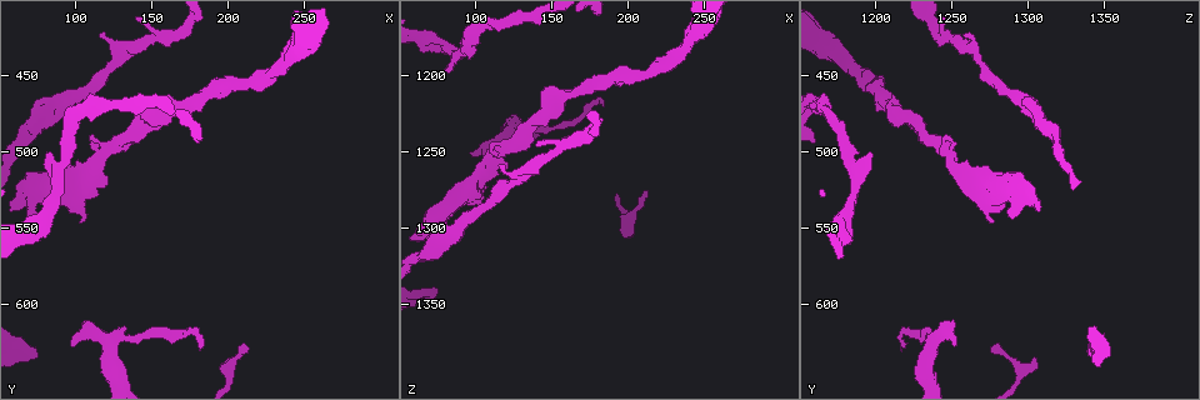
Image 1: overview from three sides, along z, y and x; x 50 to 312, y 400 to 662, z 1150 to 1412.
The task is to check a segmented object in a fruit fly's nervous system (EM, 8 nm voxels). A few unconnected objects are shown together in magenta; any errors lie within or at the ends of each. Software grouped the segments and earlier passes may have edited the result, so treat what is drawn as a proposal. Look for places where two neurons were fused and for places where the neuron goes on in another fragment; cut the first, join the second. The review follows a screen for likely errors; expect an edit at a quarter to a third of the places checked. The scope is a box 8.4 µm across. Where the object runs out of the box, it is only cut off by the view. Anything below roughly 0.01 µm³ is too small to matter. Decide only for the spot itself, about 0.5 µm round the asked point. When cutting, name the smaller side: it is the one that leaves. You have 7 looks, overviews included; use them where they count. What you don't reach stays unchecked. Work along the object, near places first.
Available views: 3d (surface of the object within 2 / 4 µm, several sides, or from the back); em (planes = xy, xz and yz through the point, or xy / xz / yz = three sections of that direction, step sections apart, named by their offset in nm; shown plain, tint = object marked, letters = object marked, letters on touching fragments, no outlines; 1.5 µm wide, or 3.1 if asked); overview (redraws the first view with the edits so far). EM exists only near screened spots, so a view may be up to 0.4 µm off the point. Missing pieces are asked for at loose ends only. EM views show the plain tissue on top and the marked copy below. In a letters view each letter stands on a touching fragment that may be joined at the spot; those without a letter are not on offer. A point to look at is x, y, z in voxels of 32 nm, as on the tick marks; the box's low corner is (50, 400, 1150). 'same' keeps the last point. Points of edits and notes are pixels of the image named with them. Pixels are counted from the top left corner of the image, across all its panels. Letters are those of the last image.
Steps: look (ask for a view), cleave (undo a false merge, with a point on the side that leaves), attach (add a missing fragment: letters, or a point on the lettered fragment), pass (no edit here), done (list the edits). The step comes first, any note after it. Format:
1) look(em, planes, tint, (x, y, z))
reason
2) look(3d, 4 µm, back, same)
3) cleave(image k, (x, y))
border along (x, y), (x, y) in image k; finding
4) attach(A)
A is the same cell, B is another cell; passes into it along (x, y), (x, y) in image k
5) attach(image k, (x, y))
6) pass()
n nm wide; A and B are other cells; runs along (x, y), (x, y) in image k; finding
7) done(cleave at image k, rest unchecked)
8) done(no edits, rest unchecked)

look(3d, 4 µm, (108, 520, 1256))
sudden change in width

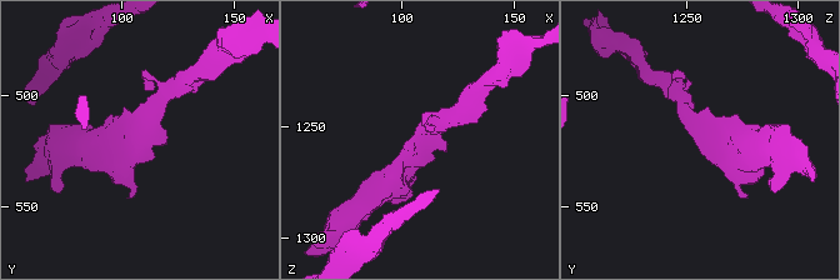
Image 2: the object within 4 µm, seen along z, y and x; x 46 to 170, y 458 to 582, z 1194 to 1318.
look(em, planes, tint, (108, 522, 1257))

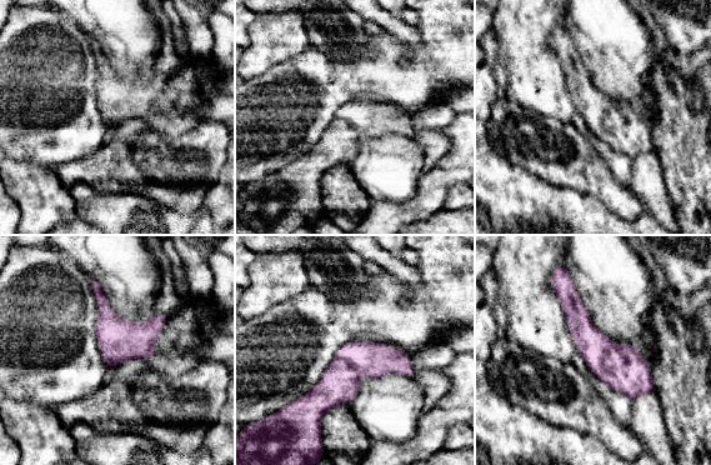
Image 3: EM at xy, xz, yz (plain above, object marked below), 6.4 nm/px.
look(em, planes, letters, same)

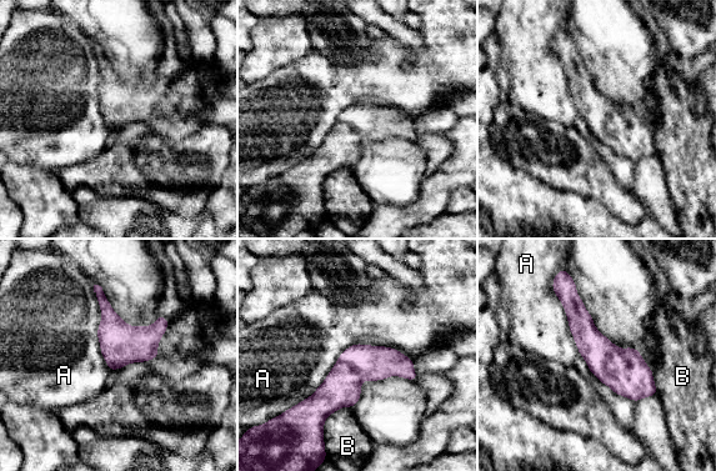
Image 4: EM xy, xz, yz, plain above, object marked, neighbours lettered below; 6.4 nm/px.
pass()
A touches over 600 nm; A and B are other cells; runs along (571, 289), (584, 331), (654, 391) in image 4; continuous, no second neuron

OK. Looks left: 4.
look(em, xy, step 8, tint, (82, 500, 1198))
free end

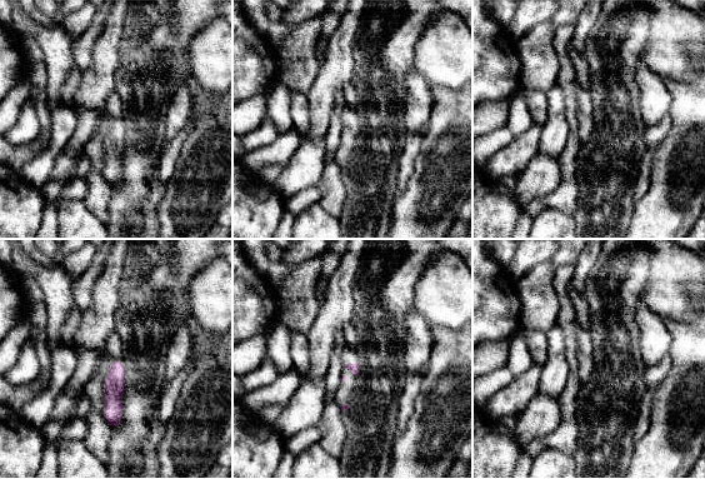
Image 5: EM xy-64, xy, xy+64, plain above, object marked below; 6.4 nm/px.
look(em, planes, letters, same)

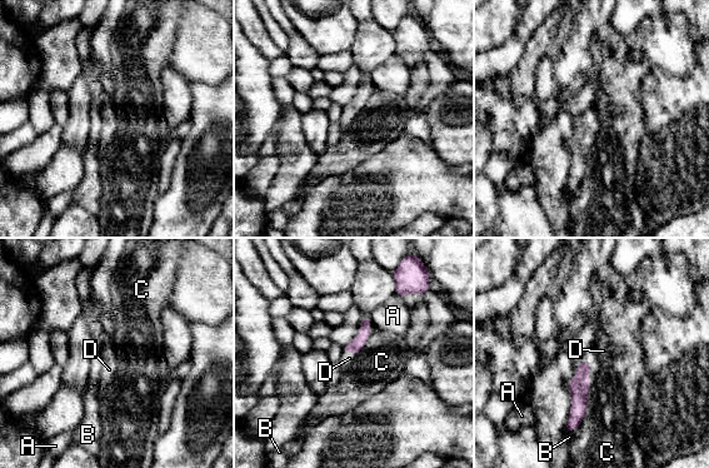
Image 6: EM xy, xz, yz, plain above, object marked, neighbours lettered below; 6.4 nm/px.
attach(D)
C touches over 220 nm; D is the same cell, A, B and C are other cells; the neuron continues

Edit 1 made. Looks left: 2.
done(attach at image 6, rest unchecked)

